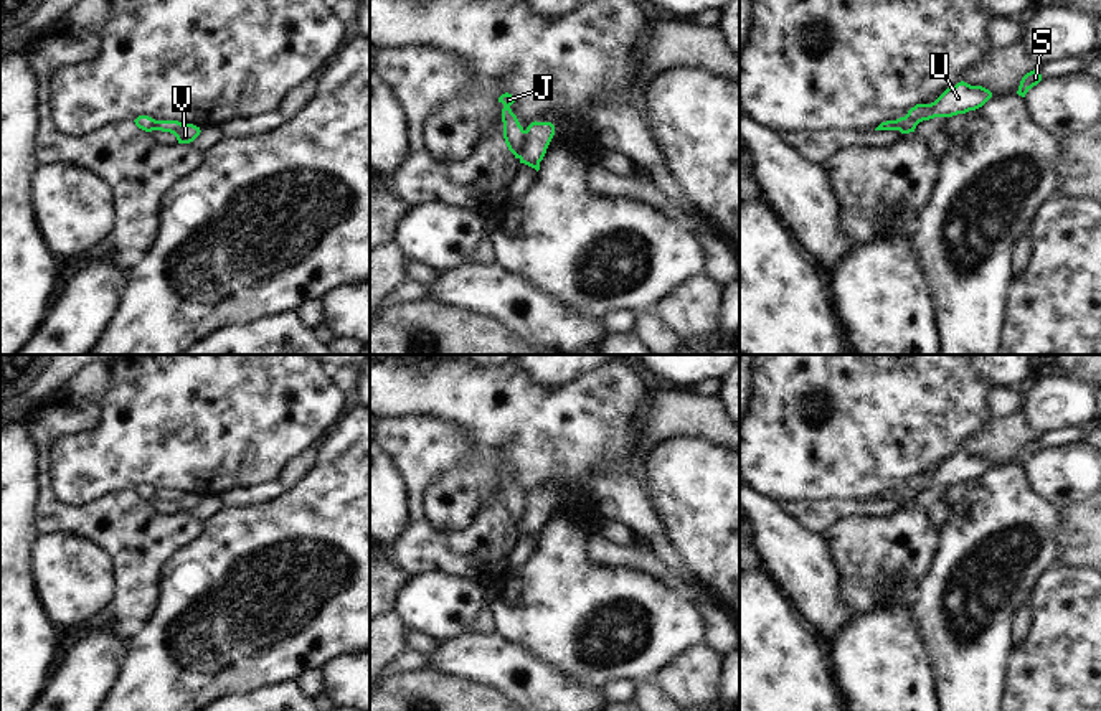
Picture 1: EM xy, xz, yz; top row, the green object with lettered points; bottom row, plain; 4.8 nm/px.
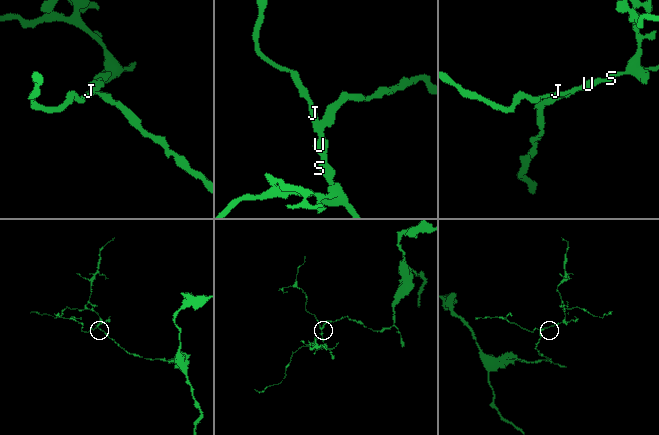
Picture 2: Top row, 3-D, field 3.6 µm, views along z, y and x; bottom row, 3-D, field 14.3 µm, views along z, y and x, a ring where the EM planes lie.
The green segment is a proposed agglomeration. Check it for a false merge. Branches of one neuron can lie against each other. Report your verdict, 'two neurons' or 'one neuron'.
two neurons

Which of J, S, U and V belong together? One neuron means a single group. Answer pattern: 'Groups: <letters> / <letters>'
Groups: J S U / V.

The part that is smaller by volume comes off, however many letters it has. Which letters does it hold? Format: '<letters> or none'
J, S, U.

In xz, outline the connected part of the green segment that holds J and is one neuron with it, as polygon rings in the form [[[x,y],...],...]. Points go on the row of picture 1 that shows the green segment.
[[[508,92],[499,97],[499,102],[503,104],[502,122],[503,122],[503,139],[508,150],[520,158],[525,145],[523,127],[520,125],[517,115],[512,112],[510,106],[515,102],[515,97]]]

